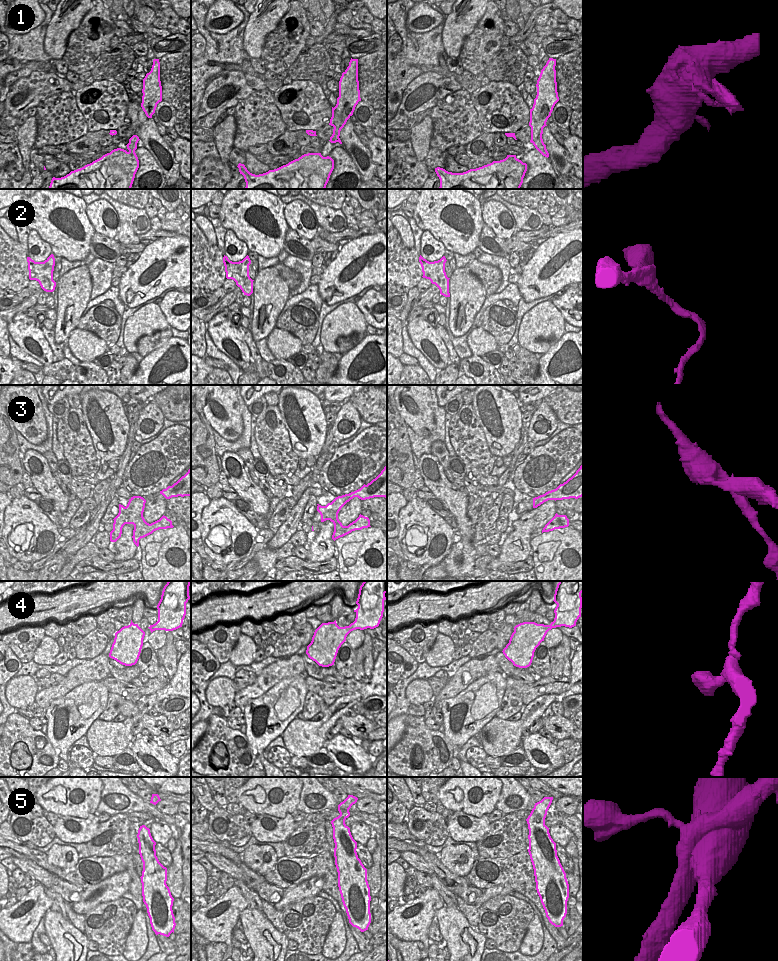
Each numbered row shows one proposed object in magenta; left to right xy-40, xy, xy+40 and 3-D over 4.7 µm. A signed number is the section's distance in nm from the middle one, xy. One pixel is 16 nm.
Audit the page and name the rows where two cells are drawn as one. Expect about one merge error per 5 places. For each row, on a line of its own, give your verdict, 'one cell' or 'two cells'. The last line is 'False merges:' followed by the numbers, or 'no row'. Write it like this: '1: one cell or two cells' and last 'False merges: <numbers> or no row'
1: one cell
2: one cell
3: one cell
4: one cell
5: two cells
False merges: 5

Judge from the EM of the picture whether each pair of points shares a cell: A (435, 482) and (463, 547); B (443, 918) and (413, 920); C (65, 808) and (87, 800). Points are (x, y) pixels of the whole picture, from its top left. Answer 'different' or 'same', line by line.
A: same
B: different
C: same

